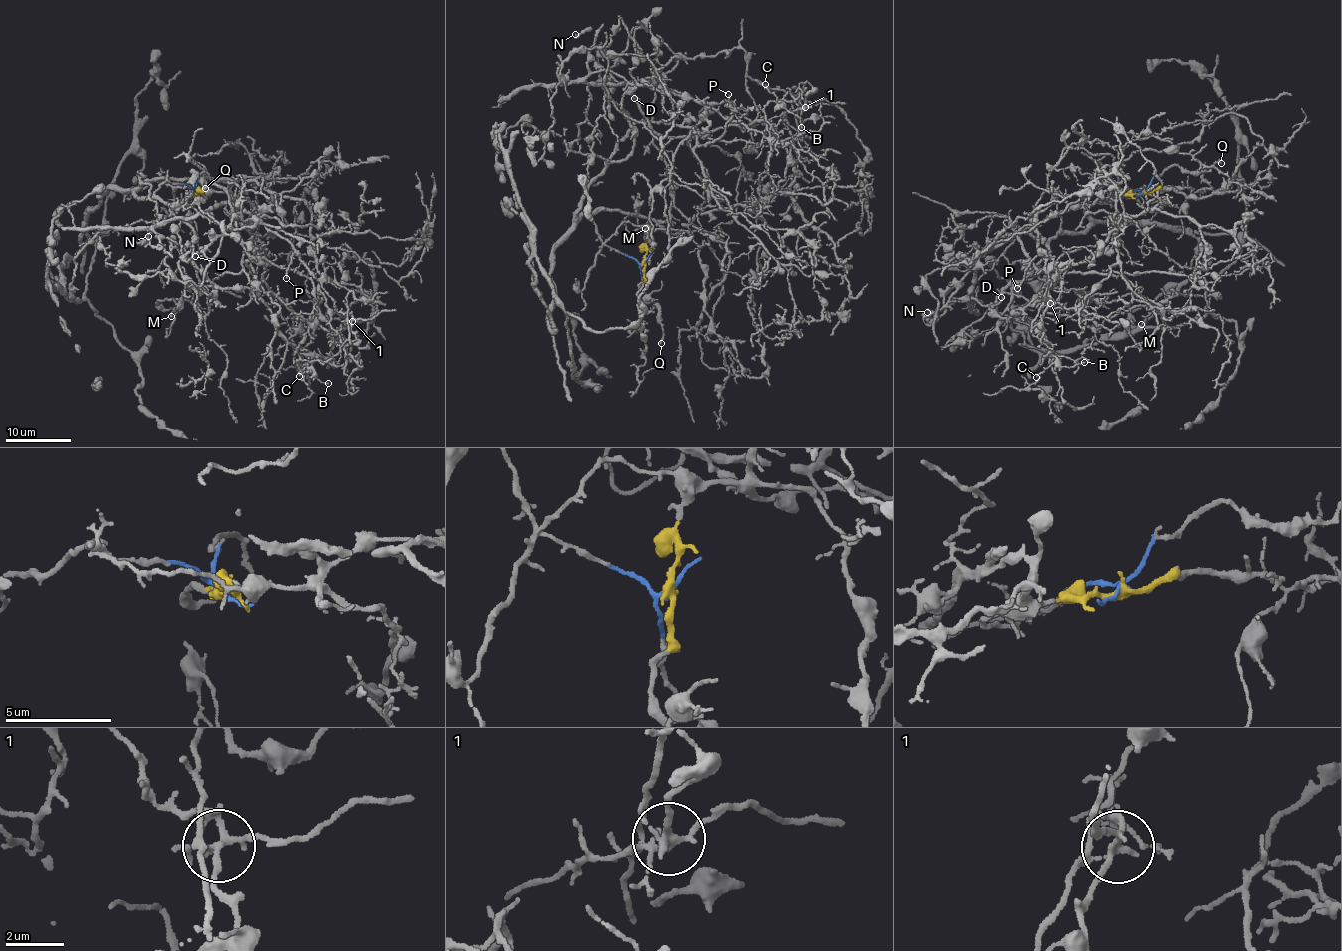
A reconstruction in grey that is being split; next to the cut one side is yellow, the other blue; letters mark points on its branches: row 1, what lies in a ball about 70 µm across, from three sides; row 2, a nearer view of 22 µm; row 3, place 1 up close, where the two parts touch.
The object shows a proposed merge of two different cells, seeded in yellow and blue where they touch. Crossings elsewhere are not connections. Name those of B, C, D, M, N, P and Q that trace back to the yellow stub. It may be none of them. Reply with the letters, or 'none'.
B, C, D, M, N, P

